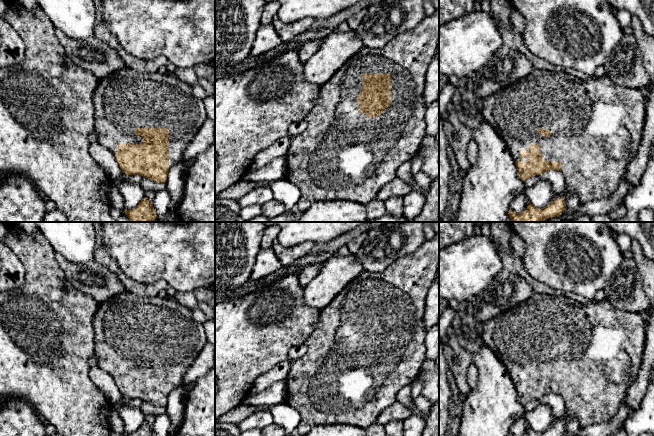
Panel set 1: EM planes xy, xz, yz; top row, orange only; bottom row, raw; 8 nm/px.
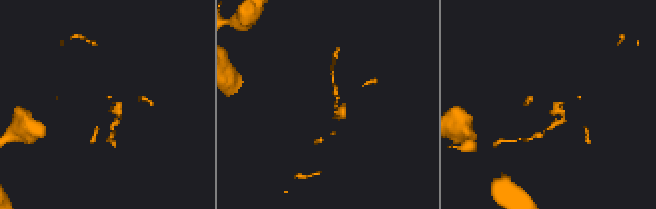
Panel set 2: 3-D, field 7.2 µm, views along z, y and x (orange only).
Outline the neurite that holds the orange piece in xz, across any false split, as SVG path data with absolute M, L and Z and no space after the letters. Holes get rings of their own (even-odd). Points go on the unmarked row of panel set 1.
M439 232L429 241L403 258L398 259L381 272L369 272L364 270L357 278L352 280L324 309L320 311L319 327L314 329L306 340L306 353L291 363L290 370L285 380L287 385L286 402L292 406L301 416L297 426L297 432L304 436L313 428L321 425L353 425L366 429L375 423L381 412L397 401L399 390L411 385L418 377L421 366L426 360L427 348L425 346L424 312L427 293L439 273Z

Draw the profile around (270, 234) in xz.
M268 226L261 236L261 248L271 248L273 243L277 240L280 232L279 226Z

